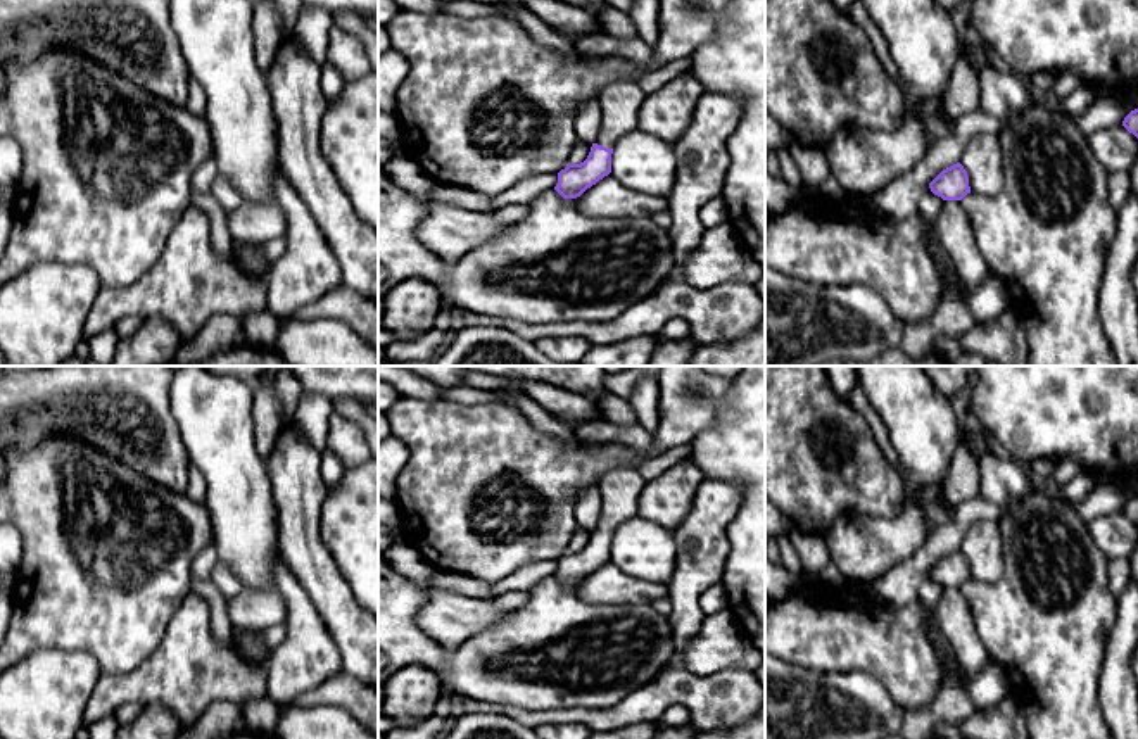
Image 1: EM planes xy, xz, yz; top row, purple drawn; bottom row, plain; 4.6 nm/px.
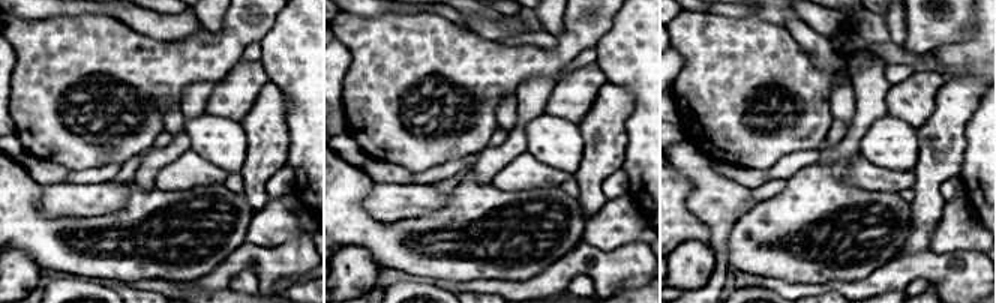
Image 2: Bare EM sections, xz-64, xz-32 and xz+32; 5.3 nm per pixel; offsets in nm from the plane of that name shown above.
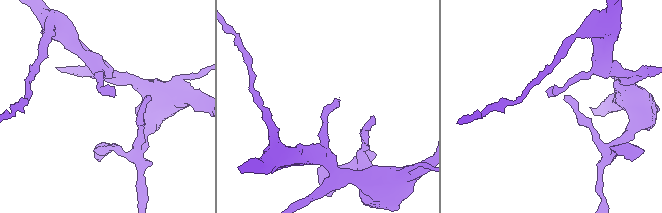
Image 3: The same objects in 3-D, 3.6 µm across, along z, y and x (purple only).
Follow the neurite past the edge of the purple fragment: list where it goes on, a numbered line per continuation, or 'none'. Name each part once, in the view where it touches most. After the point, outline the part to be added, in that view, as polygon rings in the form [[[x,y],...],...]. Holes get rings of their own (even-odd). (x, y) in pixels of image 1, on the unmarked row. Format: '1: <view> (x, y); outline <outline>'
1: xz (620, 487); outline [[[620,466],[604,473],[597,485],[601,520],[594,530],[613,535],[618,525],[637,516],[637,499],[644,483],[639,470],[632,466]]]

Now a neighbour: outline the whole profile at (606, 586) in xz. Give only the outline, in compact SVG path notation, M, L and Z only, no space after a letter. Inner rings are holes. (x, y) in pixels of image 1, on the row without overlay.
M611 561L587 575L578 597L596 604L646 604L668 596L667 584L649 584L618 570Z

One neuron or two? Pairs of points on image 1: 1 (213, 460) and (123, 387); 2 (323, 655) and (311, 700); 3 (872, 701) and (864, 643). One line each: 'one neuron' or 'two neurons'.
1: two neurons
2: two neurons
3: two neurons

